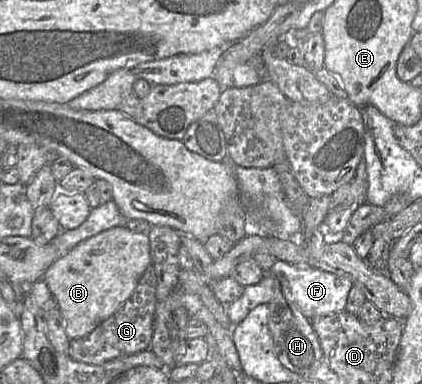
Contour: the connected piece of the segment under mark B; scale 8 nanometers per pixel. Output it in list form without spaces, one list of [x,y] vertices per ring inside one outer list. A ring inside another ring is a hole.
[[[115,226],[77,244],[55,261],[45,272],[45,281],[57,301],[70,340],[92,332],[100,323],[112,316],[132,295],[146,268],[152,264],[150,241],[147,233],[134,233],[126,226]]]

